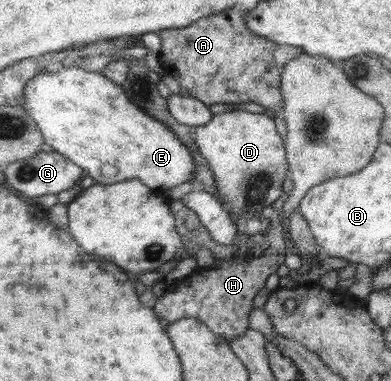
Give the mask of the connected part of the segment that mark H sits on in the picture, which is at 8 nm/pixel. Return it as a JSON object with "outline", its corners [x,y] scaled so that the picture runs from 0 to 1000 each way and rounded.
{"outline":[[[693,538],[675,543],[668,554],[670,567],[691,577],[691,598],[680,604],[680,643],[657,659],[647,680],[629,682],[629,690],[614,690],[604,682],[558,688],[555,701],[542,706],[501,706],[481,727],[465,738],[427,743],[427,766],[402,785],[394,811],[404,832],[425,853],[455,843],[465,835],[488,832],[524,848],[547,874],[560,882],[573,879],[578,895],[588,895],[596,885],[619,879],[634,861],[637,816],[647,808],[647,790],[655,772],[678,751],[680,732],[696,717],[706,717],[716,696],[729,693],[731,635],[729,635],[729,593],[719,564]]]}

